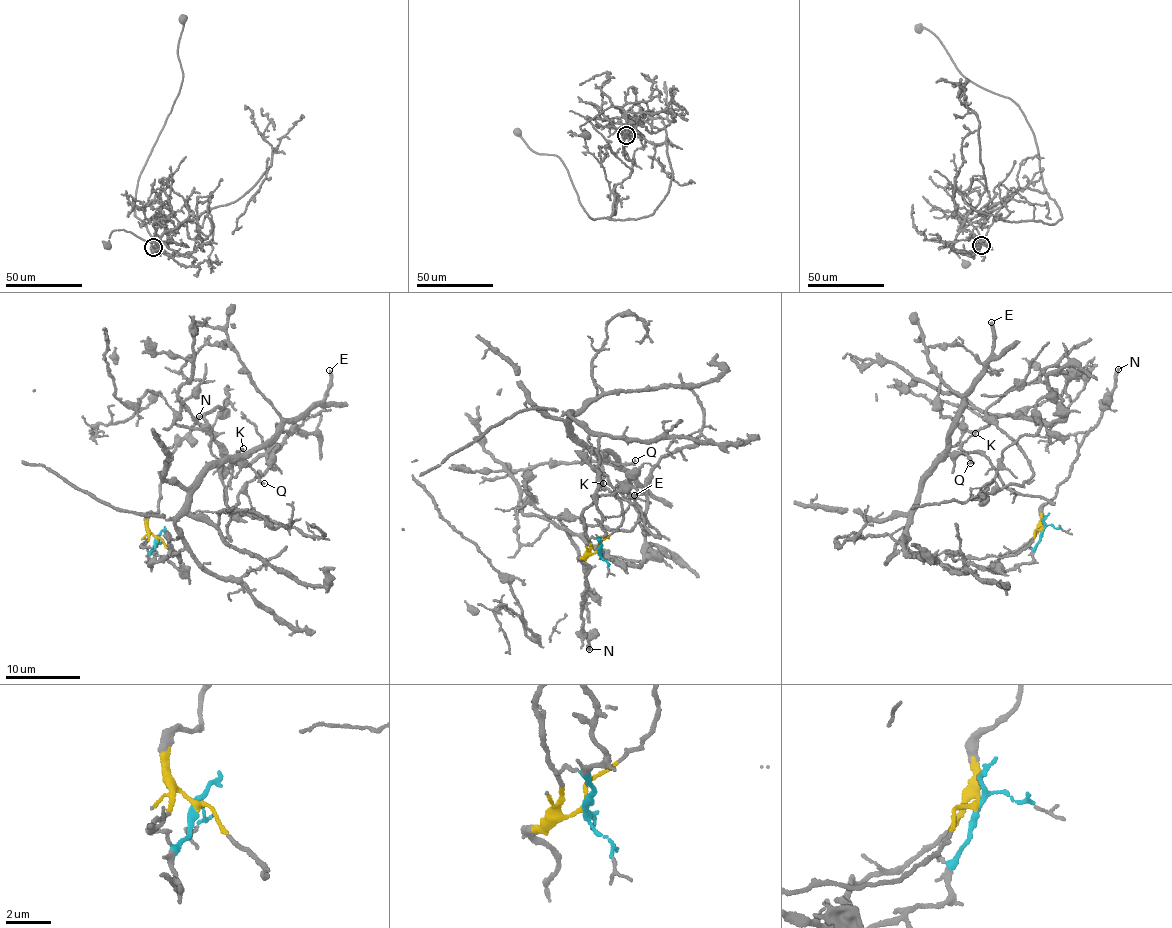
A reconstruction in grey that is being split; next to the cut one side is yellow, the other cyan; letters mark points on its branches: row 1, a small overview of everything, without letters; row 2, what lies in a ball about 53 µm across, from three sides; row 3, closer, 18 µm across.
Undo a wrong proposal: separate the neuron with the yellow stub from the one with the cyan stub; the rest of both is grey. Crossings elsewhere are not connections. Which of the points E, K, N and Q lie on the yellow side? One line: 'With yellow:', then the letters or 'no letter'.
With yellow: N

